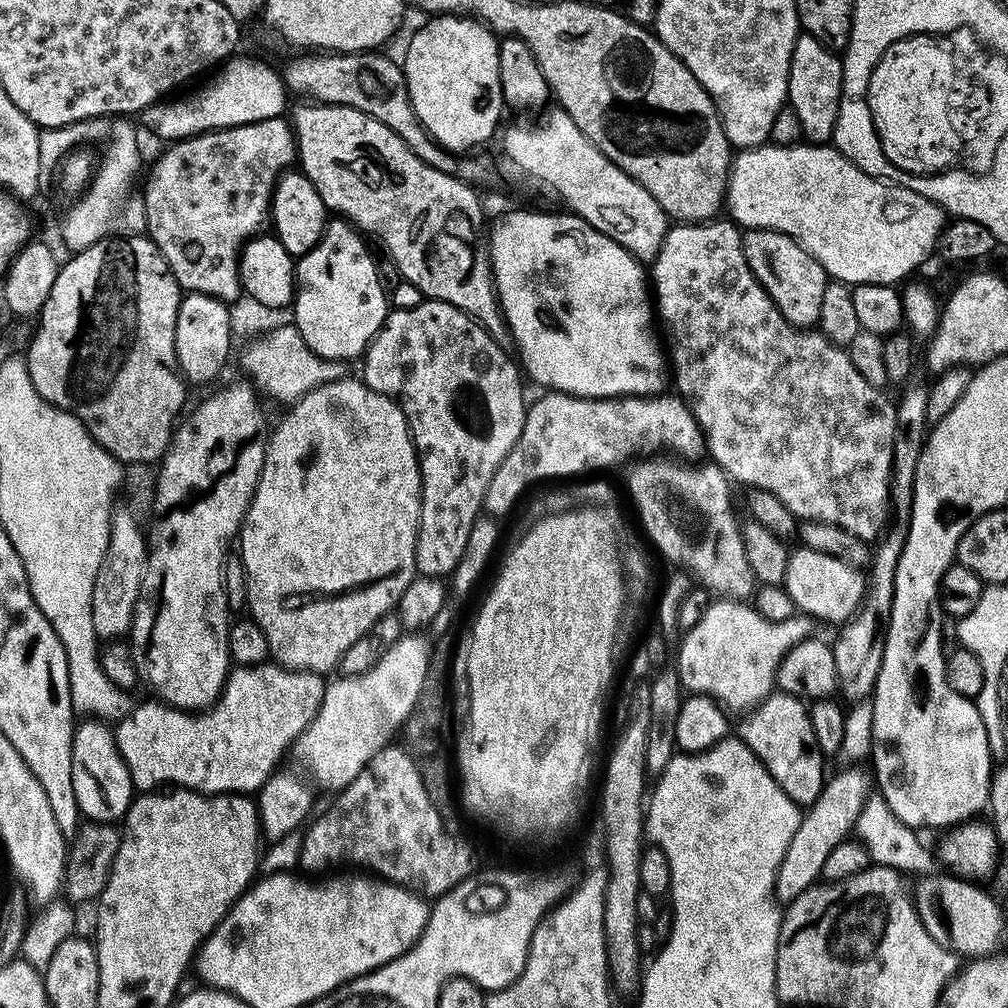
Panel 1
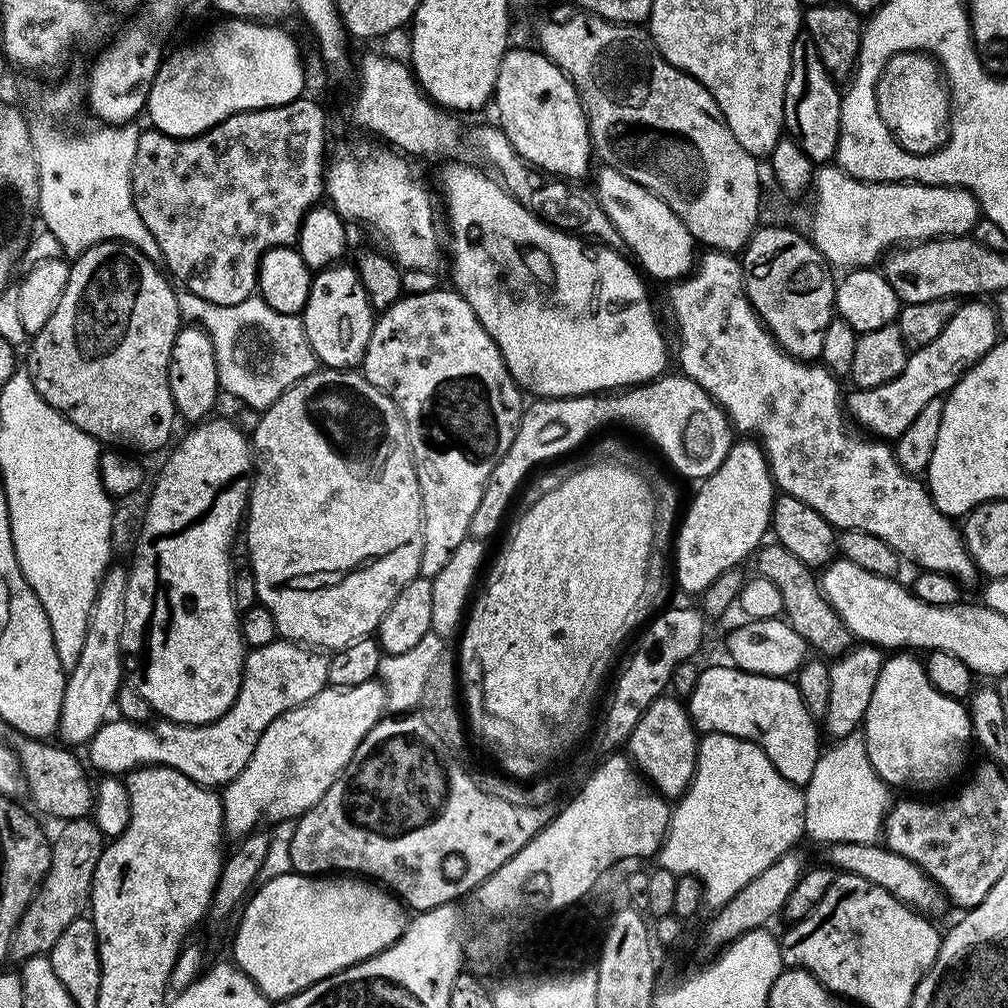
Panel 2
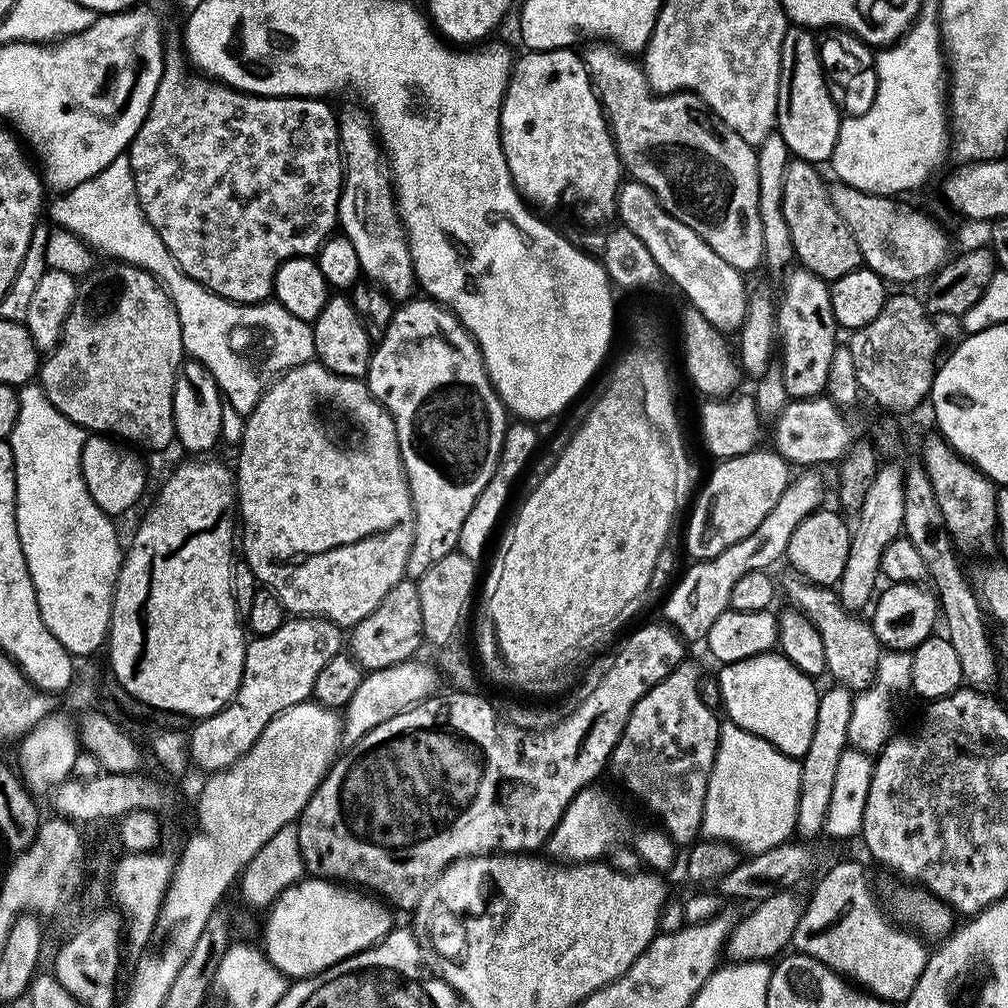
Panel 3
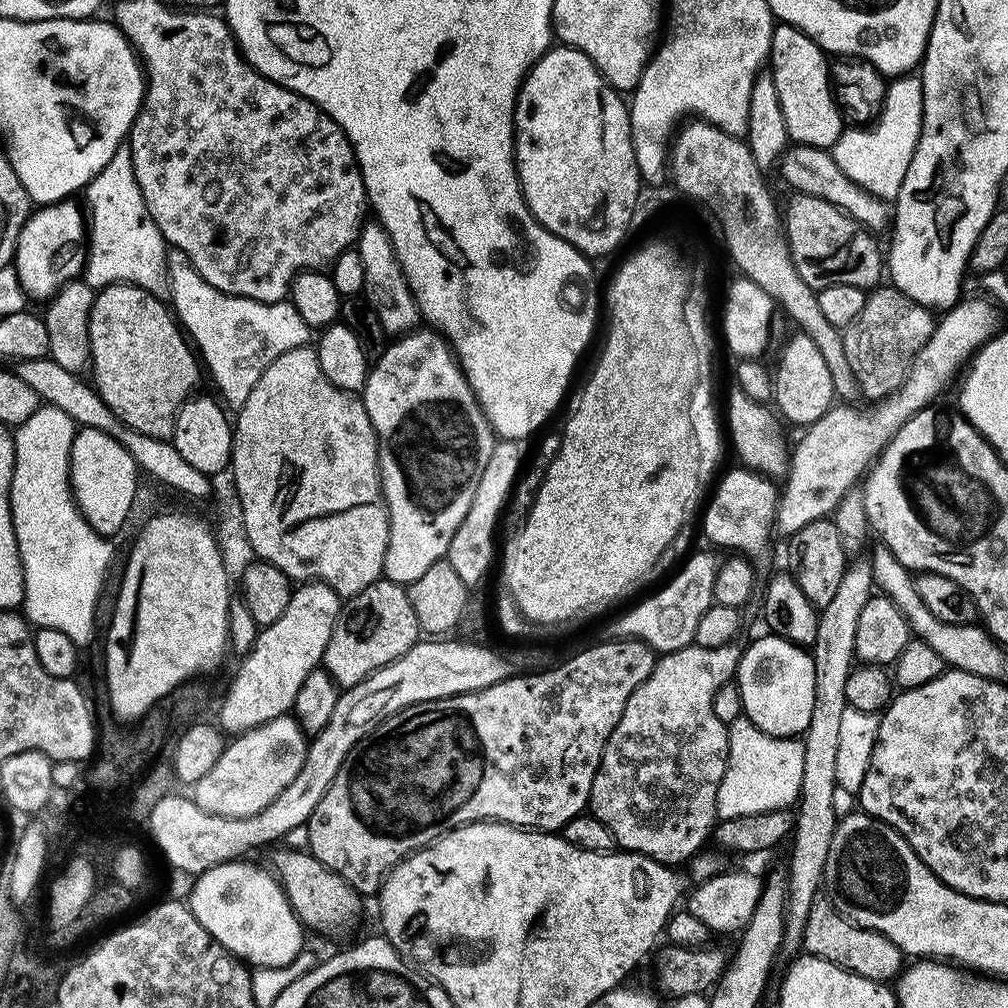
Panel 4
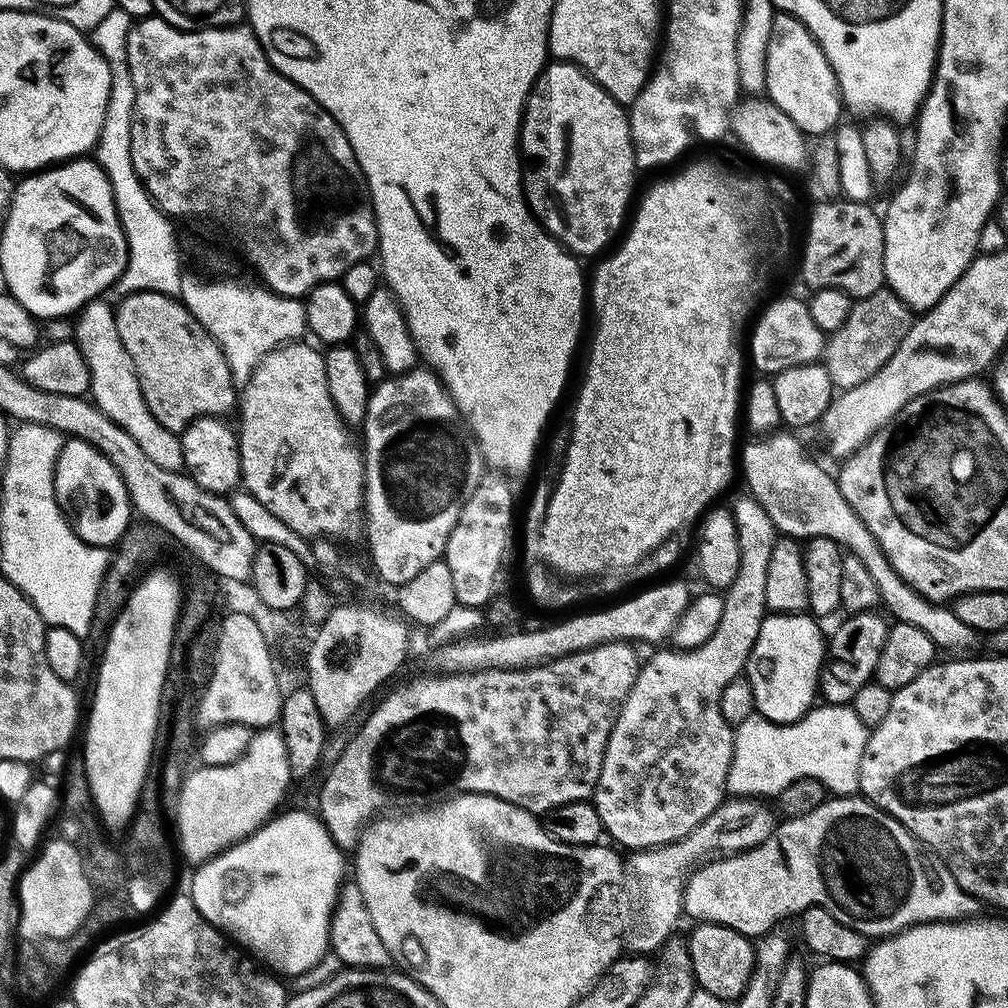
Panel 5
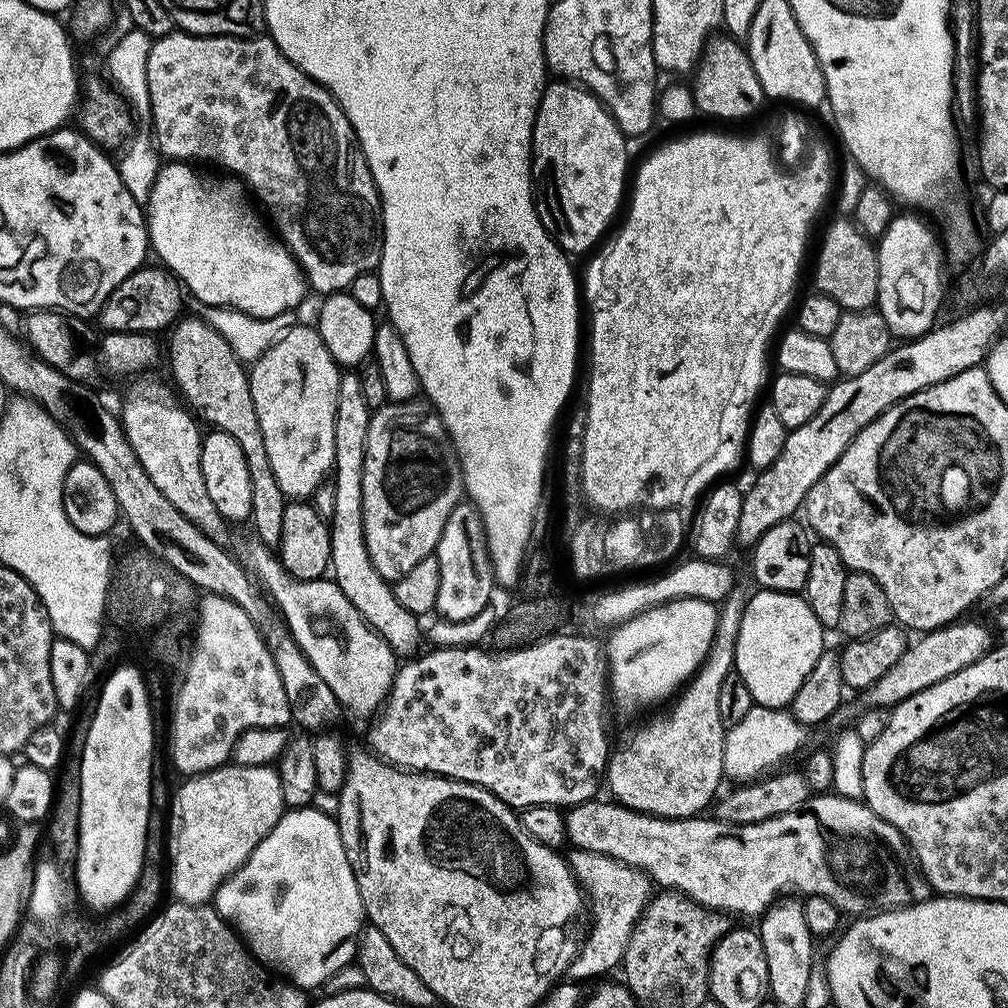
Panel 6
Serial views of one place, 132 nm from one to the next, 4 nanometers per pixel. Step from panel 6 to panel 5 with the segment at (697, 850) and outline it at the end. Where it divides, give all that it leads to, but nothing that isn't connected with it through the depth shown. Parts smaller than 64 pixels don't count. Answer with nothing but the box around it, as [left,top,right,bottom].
[684,794,982,938]

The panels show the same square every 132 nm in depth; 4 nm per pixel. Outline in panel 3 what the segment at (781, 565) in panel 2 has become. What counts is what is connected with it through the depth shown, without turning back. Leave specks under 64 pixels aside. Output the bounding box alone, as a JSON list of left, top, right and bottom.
[782,578,882,694]

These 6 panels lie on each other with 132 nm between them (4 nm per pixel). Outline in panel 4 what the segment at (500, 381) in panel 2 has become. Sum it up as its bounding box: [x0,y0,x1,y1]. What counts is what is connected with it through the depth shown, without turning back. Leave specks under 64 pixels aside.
[362,326,497,584]

